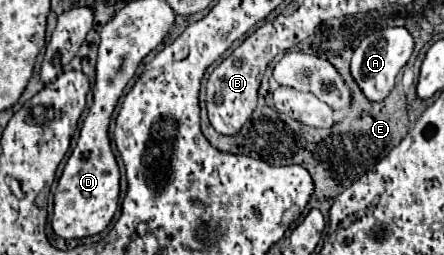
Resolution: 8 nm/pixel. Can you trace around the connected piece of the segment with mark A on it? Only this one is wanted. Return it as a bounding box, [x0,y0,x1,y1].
[350,27,414,101]

